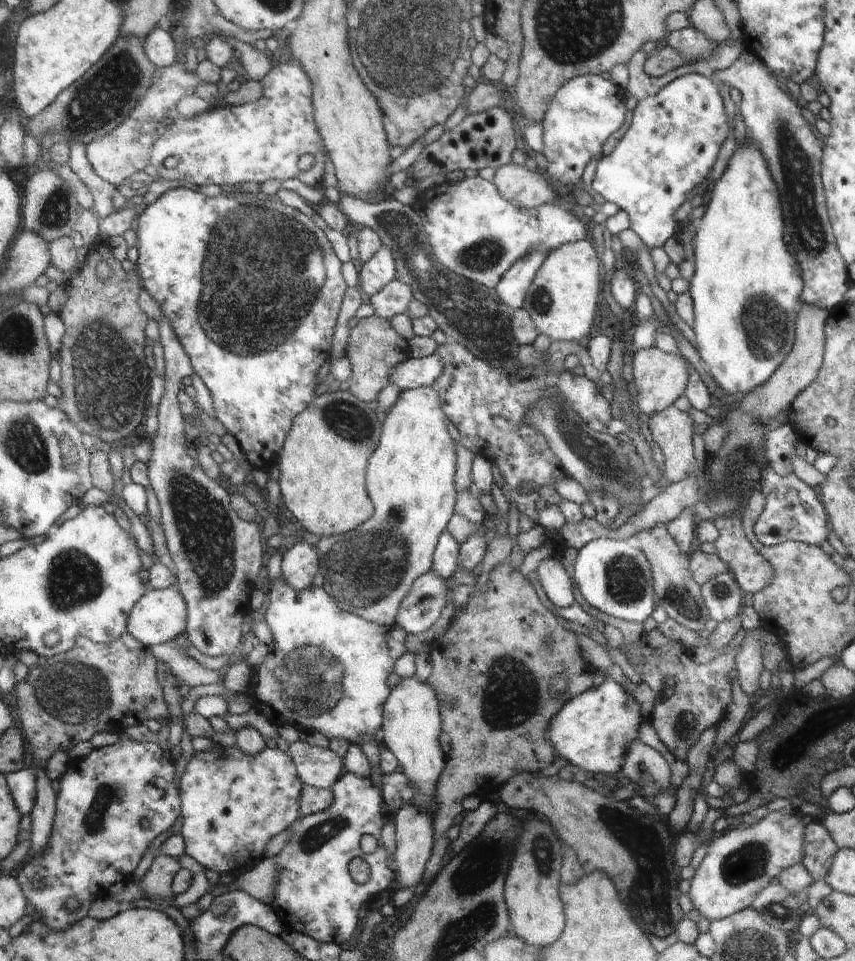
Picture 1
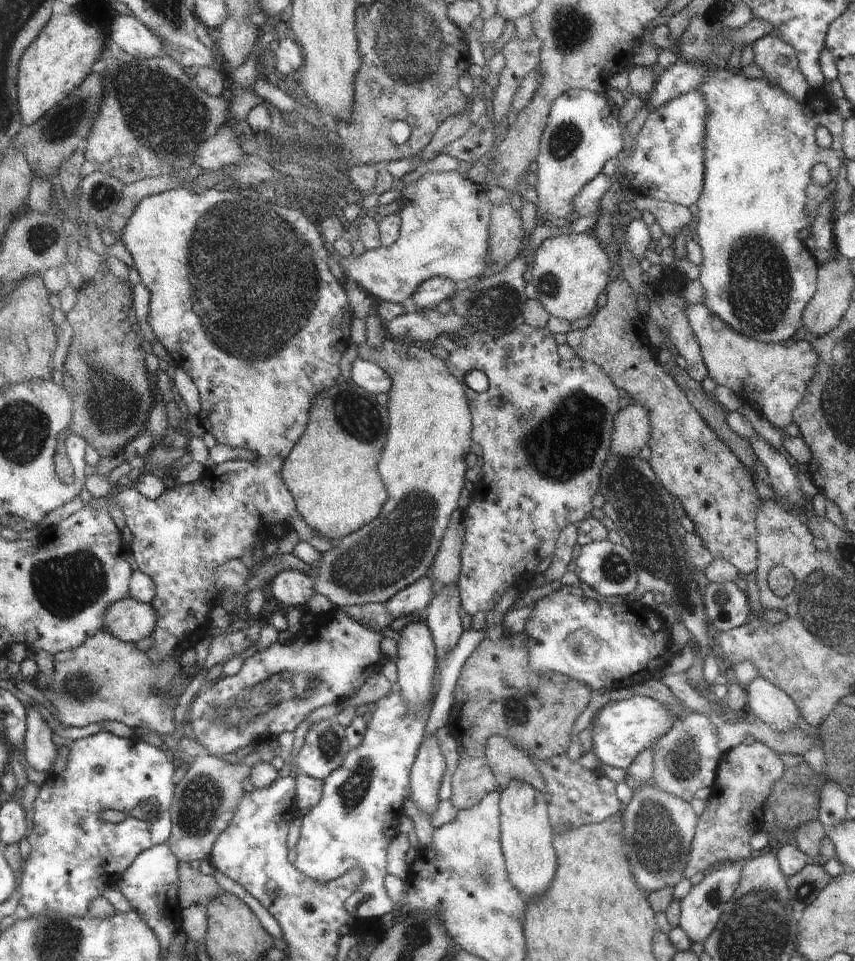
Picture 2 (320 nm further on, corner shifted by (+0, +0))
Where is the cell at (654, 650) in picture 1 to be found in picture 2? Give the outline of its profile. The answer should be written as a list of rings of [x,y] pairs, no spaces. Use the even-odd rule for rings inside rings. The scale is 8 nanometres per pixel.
[[[687,711],[684,718],[678,718],[652,750],[652,779],[668,794],[692,801],[698,790],[714,785],[723,756],[718,750],[717,727],[700,711]]]

